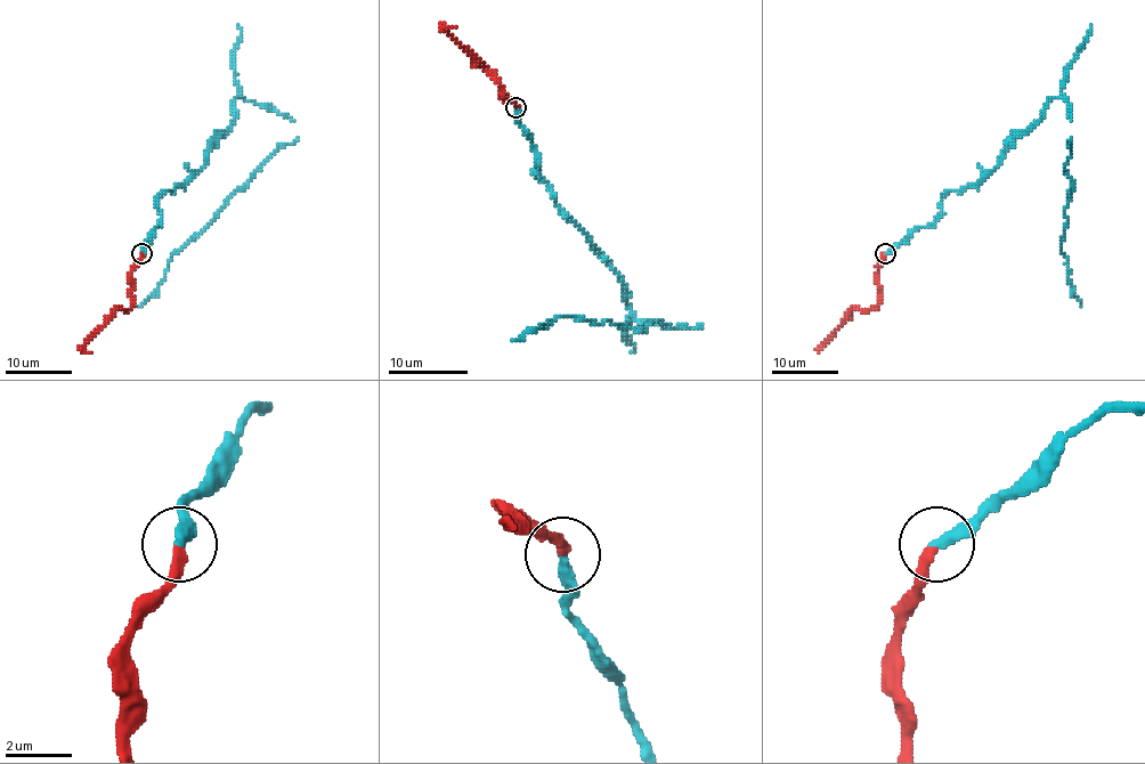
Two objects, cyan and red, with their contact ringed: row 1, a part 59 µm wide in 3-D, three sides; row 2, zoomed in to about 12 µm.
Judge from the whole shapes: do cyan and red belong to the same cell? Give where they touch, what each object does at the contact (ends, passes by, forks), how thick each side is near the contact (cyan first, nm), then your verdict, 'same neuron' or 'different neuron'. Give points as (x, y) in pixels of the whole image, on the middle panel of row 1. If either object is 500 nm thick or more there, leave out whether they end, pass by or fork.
place (516, 107); cyan ends; red ends; calibres 340 and 320 nm; different neuron

